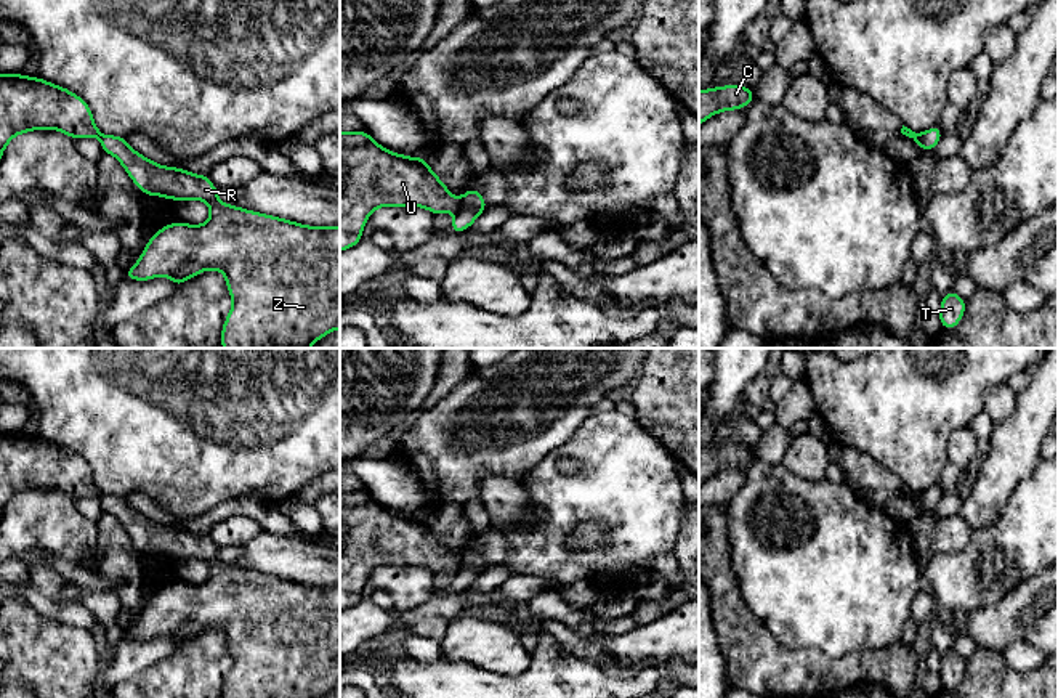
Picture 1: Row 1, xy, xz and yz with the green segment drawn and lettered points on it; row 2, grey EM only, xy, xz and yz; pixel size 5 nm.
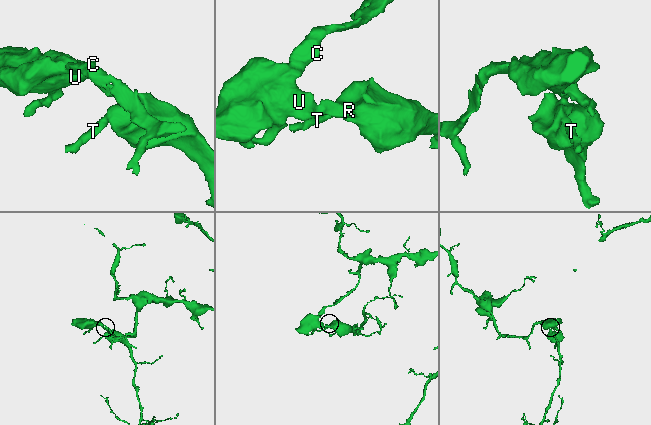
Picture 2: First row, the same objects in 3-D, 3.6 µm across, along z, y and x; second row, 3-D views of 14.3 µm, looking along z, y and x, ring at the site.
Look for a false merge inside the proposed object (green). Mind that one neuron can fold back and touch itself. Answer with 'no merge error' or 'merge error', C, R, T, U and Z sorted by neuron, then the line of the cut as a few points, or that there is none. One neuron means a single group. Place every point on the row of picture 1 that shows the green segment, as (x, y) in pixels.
merge error; C U / R T Z; cut in xz along (462, 199), (457, 212)

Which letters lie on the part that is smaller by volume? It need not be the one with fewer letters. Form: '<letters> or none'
R, T, Z

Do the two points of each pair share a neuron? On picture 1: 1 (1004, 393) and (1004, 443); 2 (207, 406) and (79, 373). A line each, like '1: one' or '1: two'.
1: two
2: one

